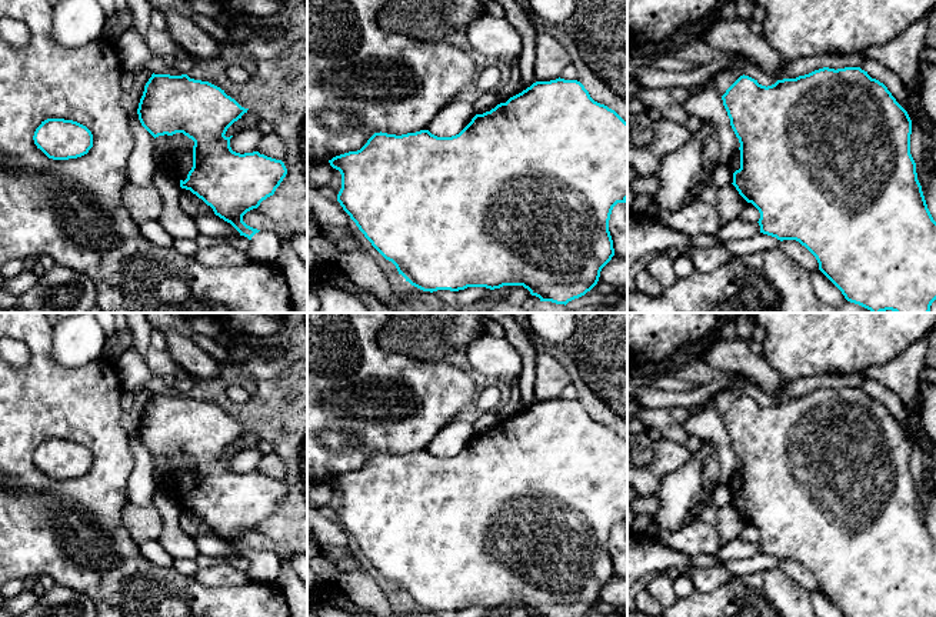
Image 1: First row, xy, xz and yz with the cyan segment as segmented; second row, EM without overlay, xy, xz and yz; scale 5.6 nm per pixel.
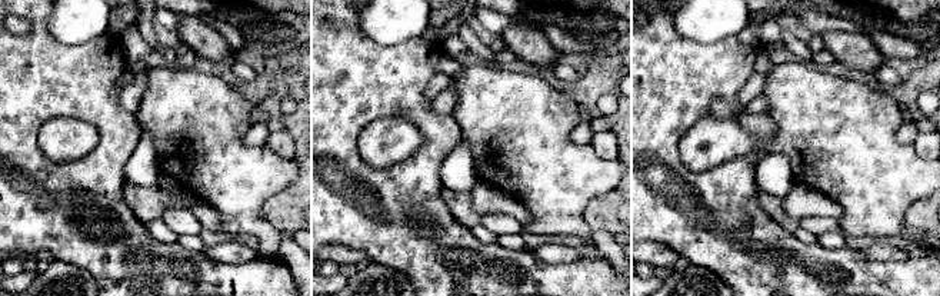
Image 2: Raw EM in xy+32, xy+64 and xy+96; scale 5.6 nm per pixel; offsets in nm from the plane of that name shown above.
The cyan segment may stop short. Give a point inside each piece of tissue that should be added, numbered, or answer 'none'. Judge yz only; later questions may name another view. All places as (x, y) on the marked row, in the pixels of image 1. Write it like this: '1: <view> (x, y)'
1: yz (735, 162)

